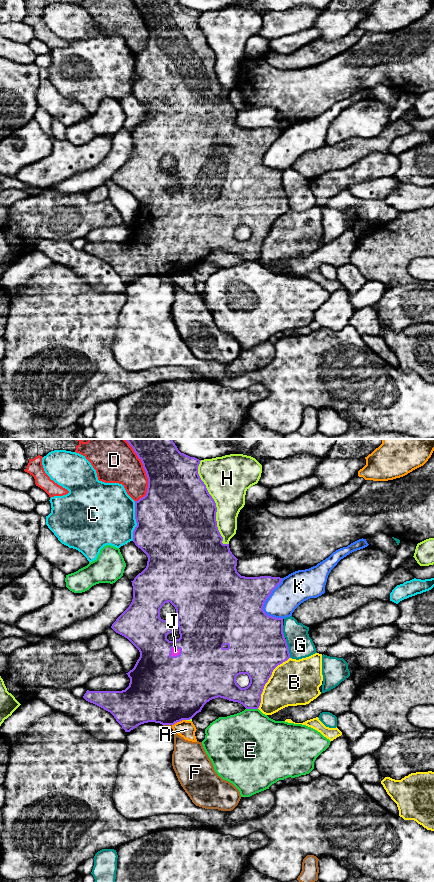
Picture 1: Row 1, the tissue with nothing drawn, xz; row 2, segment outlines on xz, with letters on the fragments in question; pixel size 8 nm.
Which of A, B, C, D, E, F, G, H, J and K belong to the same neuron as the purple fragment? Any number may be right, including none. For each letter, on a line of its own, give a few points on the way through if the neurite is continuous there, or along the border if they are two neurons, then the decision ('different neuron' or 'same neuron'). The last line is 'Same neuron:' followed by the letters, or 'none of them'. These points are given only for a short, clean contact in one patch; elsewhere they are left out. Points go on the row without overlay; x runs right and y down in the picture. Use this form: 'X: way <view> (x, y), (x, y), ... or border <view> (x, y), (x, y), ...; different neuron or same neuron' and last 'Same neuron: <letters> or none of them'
A: different neuron
B: different neuron
C: different neuron
D: different neuron
E: different neuron
F: different neuron
G: different neuron
H: different neuron
J: way xz (160, 232), (171, 217), (171, 203), (175, 203); same neuron
K: border xz (282, 130), (263, 159), (267, 166), (282, 171); different neuron
Same neuron: J

